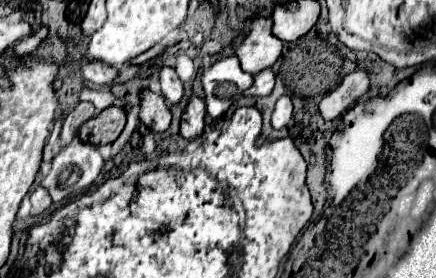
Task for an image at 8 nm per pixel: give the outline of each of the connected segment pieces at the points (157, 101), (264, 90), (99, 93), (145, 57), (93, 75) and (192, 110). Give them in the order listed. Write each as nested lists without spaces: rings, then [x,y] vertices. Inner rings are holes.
[[[144,89],[142,91],[142,103],[140,103],[140,119],[144,121],[144,125],[150,131],[164,133],[170,127],[172,113],[170,113],[162,95]]]
[[[272,69],[260,71],[260,75],[254,77],[254,85],[252,85],[254,93],[250,93],[250,95],[254,95],[254,97],[268,97],[272,93],[272,89],[274,89],[274,81],[276,81],[276,77],[274,77]]]
[[[84,89],[80,99],[94,103],[96,109],[106,109],[116,103],[116,97],[110,93],[110,89]]]
[[[161,44],[155,45],[153,48],[149,49],[148,51],[144,52],[142,55],[133,59],[129,64],[130,65],[141,65],[146,61],[152,60],[157,55],[161,54],[165,50],[165,46]]]
[[[86,63],[82,67],[82,75],[86,81],[92,81],[102,87],[110,87],[118,79],[120,71],[116,67],[108,67],[106,63]]]
[[[192,97],[188,103],[186,113],[182,115],[180,123],[180,135],[186,137],[188,141],[196,139],[204,131],[204,117],[206,117],[206,103],[200,97]]]

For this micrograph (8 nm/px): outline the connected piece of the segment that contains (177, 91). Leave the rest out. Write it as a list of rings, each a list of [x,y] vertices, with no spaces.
[[[162,67],[160,87],[162,87],[162,95],[166,97],[166,101],[170,105],[178,105],[180,99],[184,97],[184,85],[182,85],[182,81],[178,79],[178,75],[172,67]]]

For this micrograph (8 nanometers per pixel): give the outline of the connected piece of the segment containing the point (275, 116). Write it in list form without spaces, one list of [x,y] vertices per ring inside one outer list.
[[[284,95],[284,97],[278,99],[276,109],[274,109],[274,113],[272,113],[272,127],[274,127],[276,131],[286,129],[288,123],[292,121],[292,117],[294,117],[294,105],[292,105],[290,97]]]

